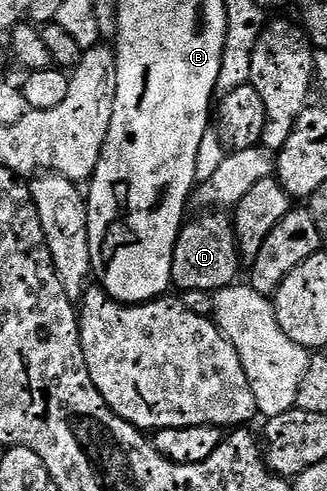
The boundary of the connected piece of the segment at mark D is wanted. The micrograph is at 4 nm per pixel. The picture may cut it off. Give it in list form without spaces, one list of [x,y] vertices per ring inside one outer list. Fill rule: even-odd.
[[[203,211],[200,217],[195,217],[186,222],[179,231],[179,238],[173,251],[173,263],[171,264],[171,285],[179,288],[179,291],[205,291],[214,295],[221,288],[227,288],[240,280],[239,248],[235,238],[235,222],[226,212]]]

